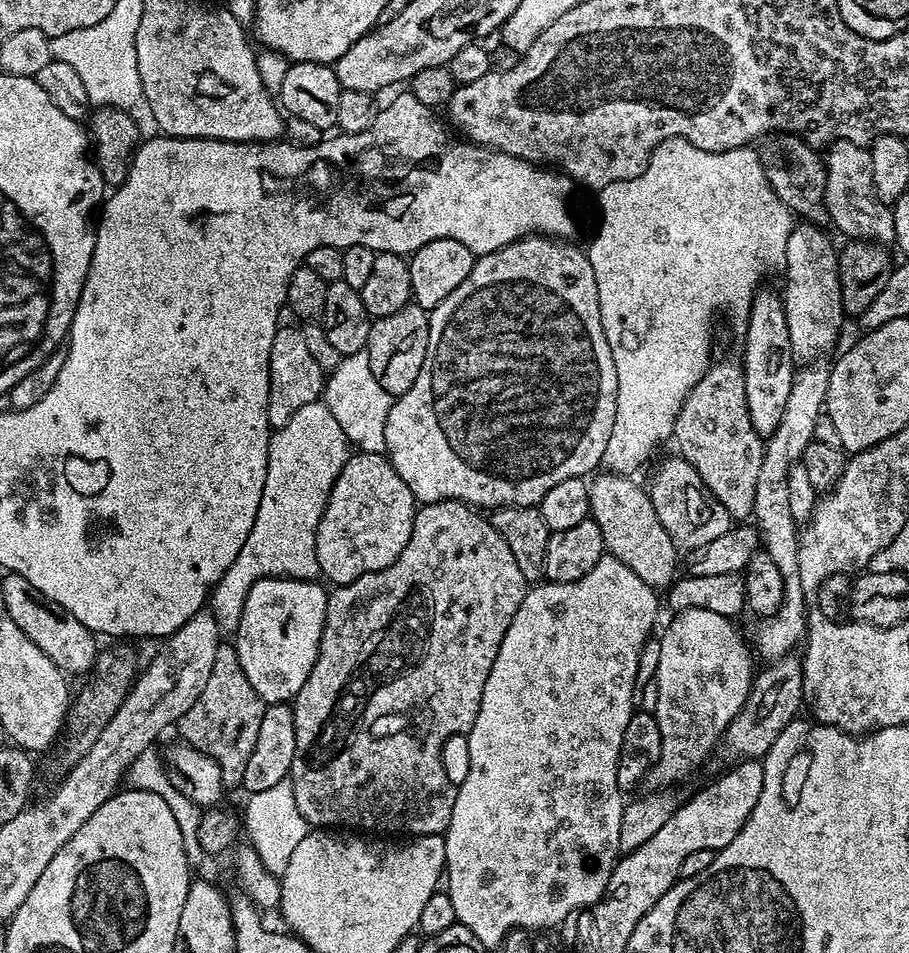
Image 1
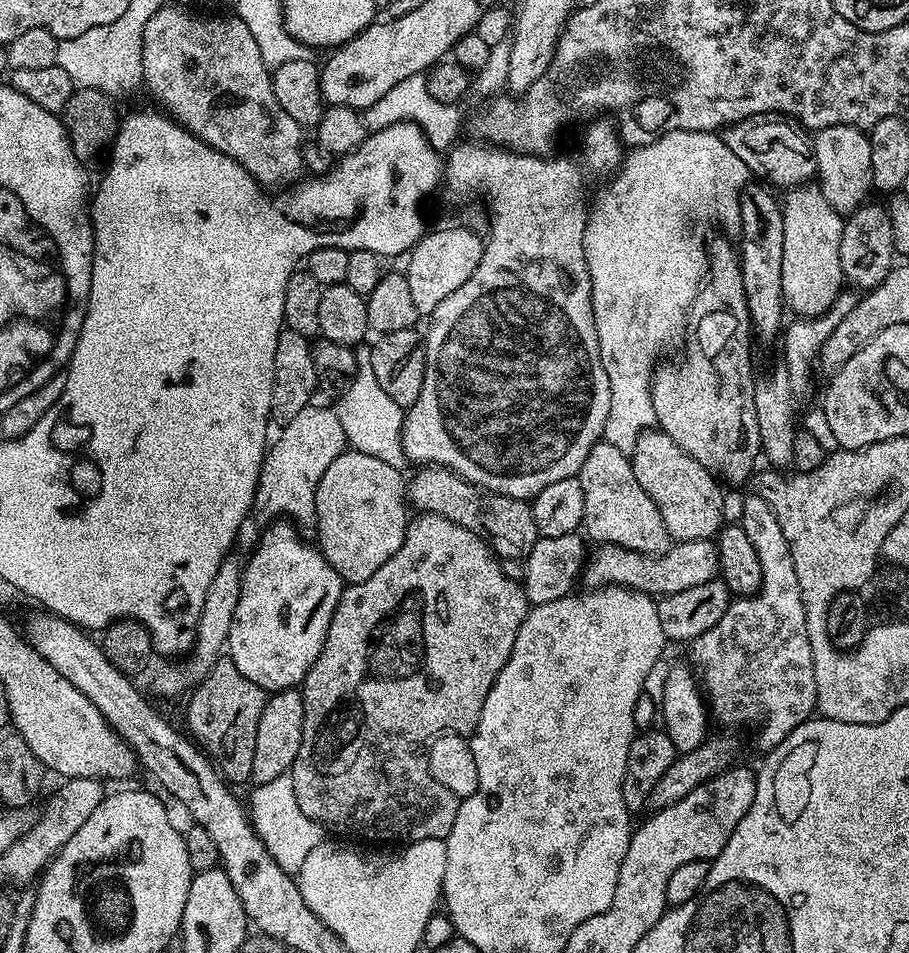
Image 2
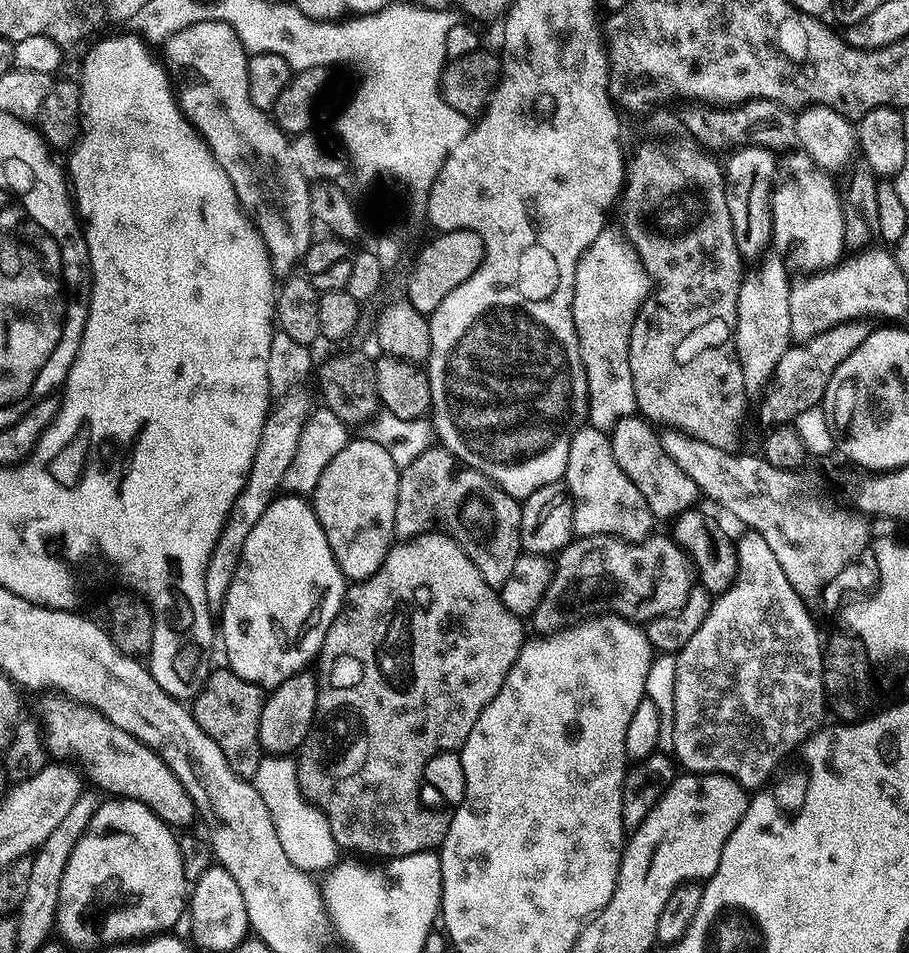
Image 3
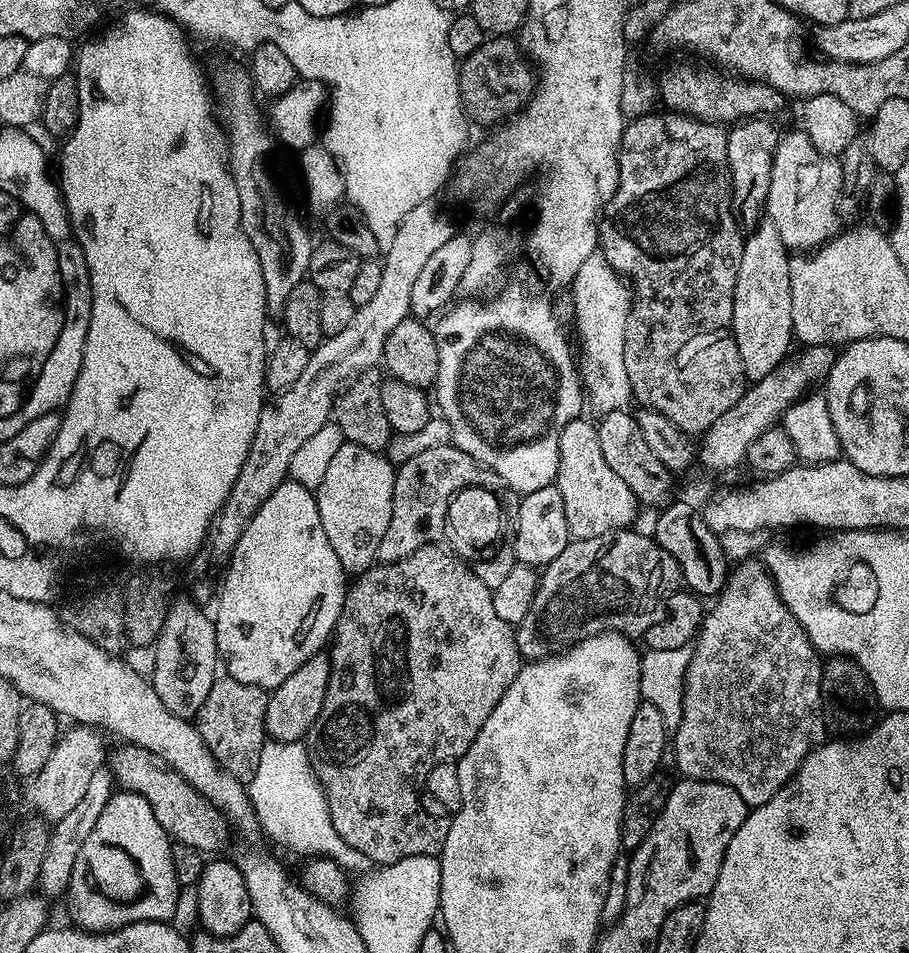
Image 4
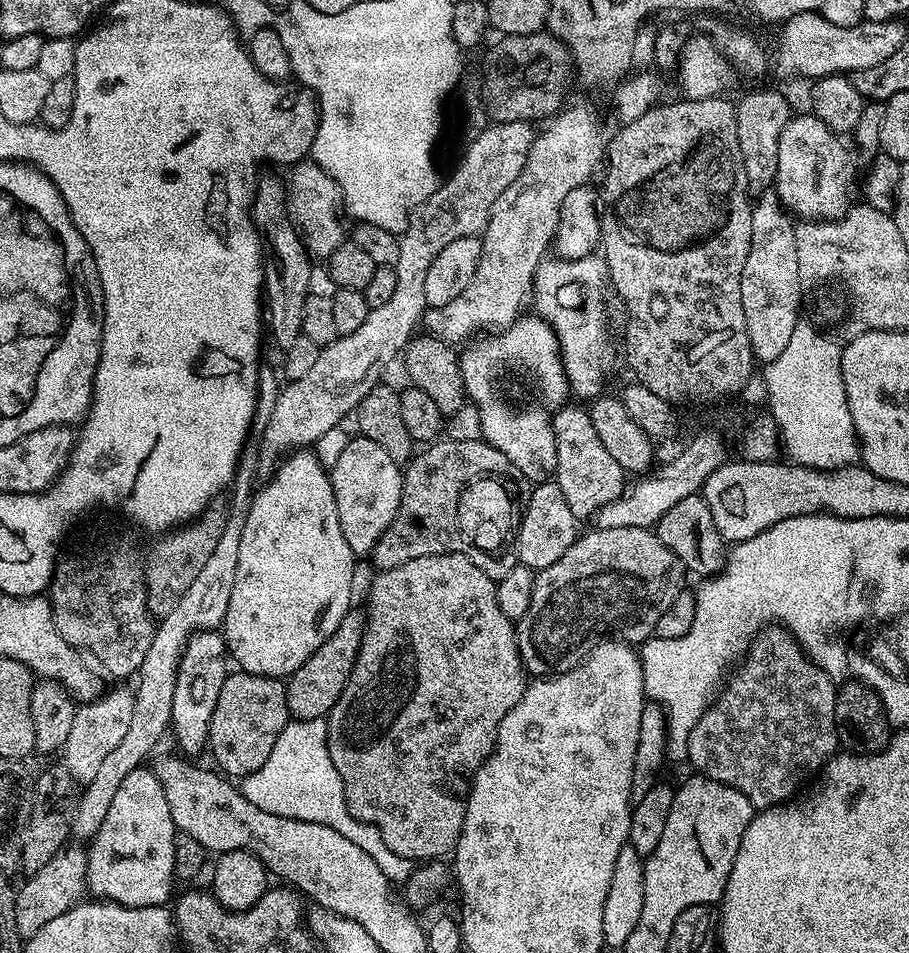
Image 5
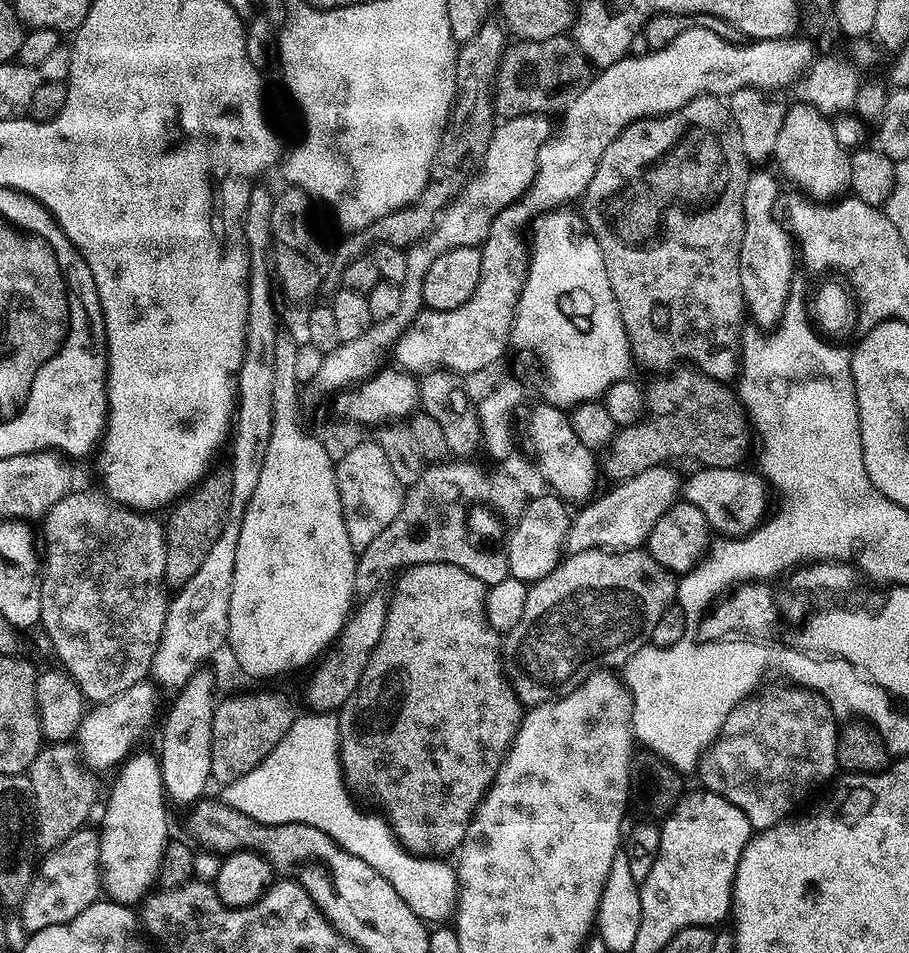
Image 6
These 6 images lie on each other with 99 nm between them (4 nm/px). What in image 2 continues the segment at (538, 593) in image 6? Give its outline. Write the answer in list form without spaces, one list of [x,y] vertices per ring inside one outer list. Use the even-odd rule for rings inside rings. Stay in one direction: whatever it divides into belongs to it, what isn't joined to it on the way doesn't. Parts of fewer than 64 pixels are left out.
[[[715,539],[711,540],[681,540],[673,543],[659,556],[644,556],[641,552],[626,550],[613,544],[602,544],[593,547],[587,553],[582,580],[589,589],[607,588],[609,584],[618,584],[622,588],[632,588],[636,592],[645,592],[648,596],[659,598],[678,594],[678,590],[690,590],[690,586],[702,586],[702,582],[710,582],[720,576],[720,554]]]

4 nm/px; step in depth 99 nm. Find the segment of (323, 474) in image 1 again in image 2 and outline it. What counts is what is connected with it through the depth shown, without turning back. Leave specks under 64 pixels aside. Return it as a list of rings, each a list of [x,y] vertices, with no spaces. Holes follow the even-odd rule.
[[[309,406],[287,417],[280,437],[271,441],[260,468],[260,485],[256,487],[255,511],[268,518],[280,518],[285,512],[301,529],[311,529],[316,522],[316,491],[326,466],[346,451],[348,440],[335,410]]]

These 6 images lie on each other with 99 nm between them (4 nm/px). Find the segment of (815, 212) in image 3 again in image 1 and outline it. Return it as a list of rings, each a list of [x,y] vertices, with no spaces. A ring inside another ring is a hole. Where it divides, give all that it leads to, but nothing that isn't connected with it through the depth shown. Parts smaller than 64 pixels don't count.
[[[800,222],[793,227],[784,251],[784,288],[782,299],[786,310],[786,326],[790,329],[792,355],[800,362],[816,362],[831,350],[846,321],[840,293],[838,248],[832,245],[823,227]]]

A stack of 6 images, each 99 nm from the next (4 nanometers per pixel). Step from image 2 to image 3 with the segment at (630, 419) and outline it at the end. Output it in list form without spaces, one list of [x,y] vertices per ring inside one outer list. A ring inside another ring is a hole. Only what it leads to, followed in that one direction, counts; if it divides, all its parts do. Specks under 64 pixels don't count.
[[[605,230],[594,238],[594,242],[580,256],[574,278],[574,302],[572,313],[580,342],[580,356],[588,378],[588,415],[587,423],[599,432],[611,433],[613,427],[624,416],[633,415],[637,411],[634,398],[634,382],[630,378],[630,362],[628,361],[628,343],[632,323],[640,312],[645,300],[650,295],[650,277],[639,253],[626,239],[625,233]]]

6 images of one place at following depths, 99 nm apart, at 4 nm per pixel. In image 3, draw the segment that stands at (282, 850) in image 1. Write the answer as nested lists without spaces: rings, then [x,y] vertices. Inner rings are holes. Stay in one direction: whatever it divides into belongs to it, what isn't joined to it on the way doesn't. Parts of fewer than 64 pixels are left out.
[[[265,755],[250,779],[258,794],[262,794],[262,802],[266,802],[270,818],[274,818],[274,830],[278,830],[278,842],[282,842],[286,858],[290,858],[290,862],[298,866],[298,870],[320,874],[337,863],[338,849],[334,834],[330,830],[330,822],[326,822],[324,815],[302,794],[298,786],[295,759]]]

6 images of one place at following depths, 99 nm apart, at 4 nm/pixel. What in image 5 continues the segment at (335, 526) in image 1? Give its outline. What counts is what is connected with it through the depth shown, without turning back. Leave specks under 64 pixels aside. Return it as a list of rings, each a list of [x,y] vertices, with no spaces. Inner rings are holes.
[[[357,435],[349,439],[346,450],[342,450],[338,462],[334,462],[330,475],[338,522],[342,526],[346,546],[350,546],[353,556],[367,557],[384,532],[396,523],[404,480],[401,465],[396,464],[382,446],[370,442],[370,438]]]

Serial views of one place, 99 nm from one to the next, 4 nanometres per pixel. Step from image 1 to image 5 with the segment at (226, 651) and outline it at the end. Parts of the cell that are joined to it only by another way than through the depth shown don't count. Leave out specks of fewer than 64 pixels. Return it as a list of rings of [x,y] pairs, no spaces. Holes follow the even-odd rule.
[[[229,671],[220,682],[218,706],[214,706],[210,726],[206,729],[206,744],[212,747],[215,767],[228,778],[254,774],[262,762],[270,758],[270,750],[274,750],[278,734],[282,734],[289,723],[288,690],[283,679]]]

